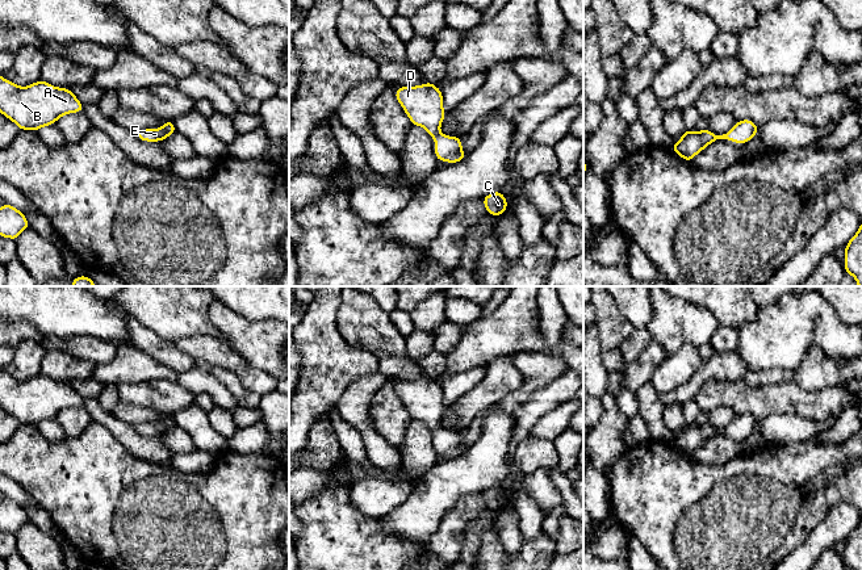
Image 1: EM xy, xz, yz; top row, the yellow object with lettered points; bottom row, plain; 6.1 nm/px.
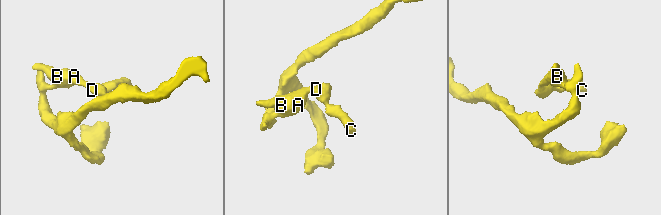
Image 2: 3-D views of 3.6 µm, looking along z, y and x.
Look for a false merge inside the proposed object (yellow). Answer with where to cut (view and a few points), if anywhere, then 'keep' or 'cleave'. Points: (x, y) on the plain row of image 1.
no cut; keep

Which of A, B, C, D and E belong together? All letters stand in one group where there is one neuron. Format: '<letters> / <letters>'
A B C D E

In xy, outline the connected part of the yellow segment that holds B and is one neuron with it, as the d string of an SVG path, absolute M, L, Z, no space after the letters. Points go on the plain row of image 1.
M0 369L0 407L20 424L38 426L64 408L83 405L83 398L68 382L58 382L43 374L18 381Z

